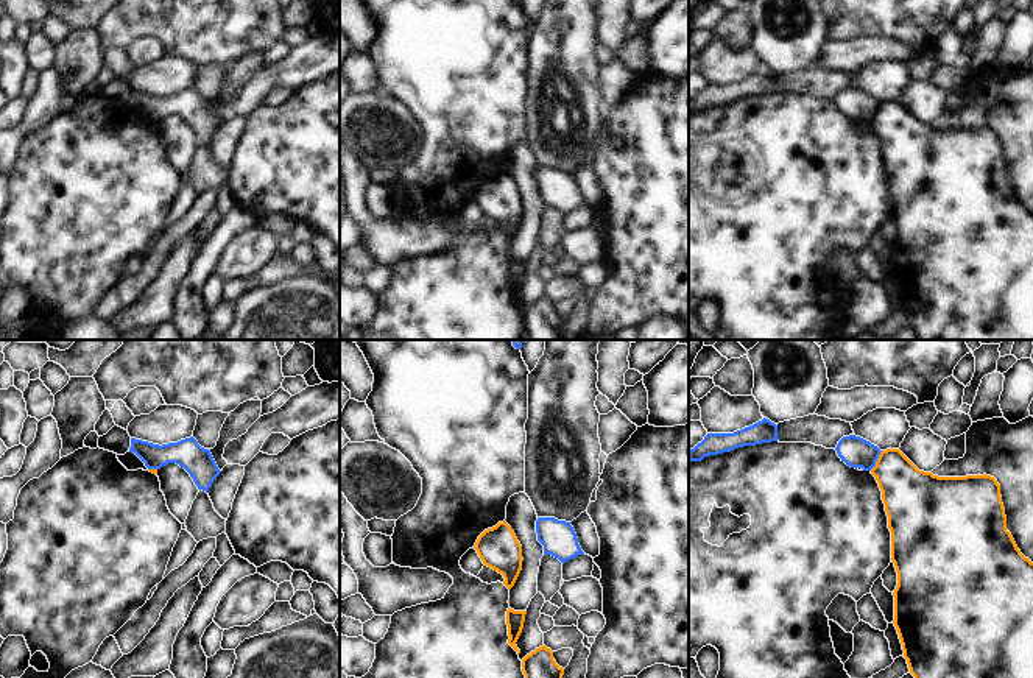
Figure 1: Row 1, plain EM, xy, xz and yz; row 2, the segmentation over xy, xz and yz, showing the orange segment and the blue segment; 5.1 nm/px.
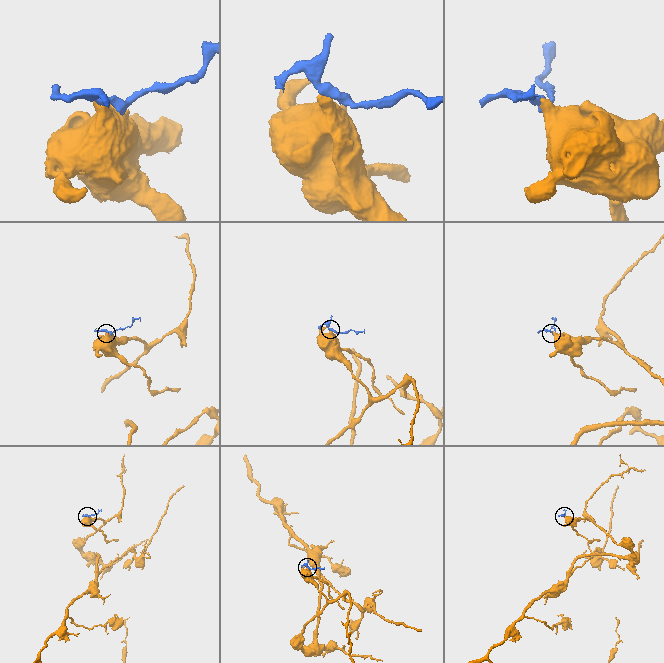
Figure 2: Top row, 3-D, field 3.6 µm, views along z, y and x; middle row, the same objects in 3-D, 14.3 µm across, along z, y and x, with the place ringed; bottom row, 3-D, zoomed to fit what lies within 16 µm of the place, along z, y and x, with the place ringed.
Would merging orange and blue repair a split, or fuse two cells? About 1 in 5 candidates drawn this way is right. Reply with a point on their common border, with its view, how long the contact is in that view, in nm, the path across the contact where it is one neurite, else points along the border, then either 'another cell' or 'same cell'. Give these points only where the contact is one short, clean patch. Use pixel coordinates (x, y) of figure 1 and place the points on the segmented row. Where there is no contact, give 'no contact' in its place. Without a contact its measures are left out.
yz (877, 460) | 120 nm | along yz (882, 451), (870, 469) | another cell

